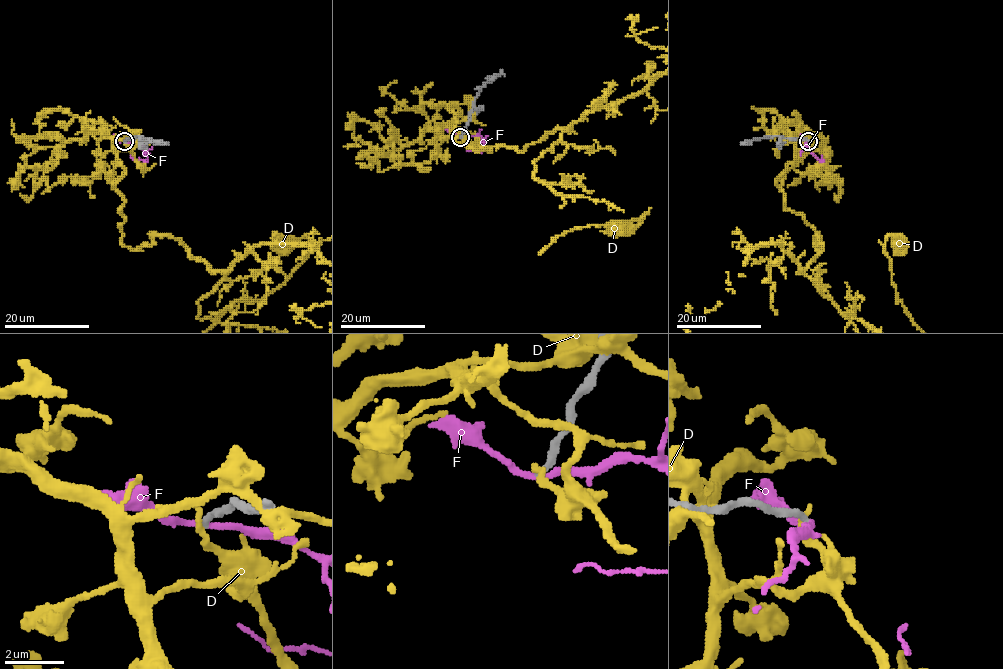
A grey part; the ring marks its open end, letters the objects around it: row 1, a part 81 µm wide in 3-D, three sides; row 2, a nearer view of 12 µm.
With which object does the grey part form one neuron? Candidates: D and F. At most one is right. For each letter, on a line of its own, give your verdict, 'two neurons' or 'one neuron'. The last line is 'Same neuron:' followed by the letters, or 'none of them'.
D: two neurons
F: two neurons
Same neuron: none of them

